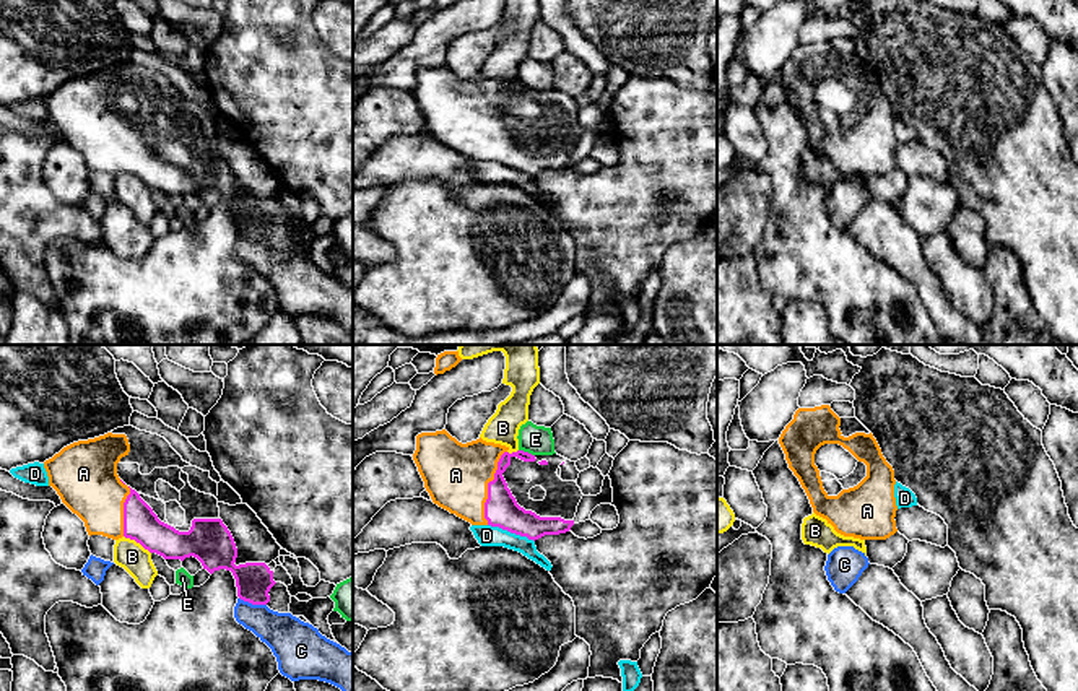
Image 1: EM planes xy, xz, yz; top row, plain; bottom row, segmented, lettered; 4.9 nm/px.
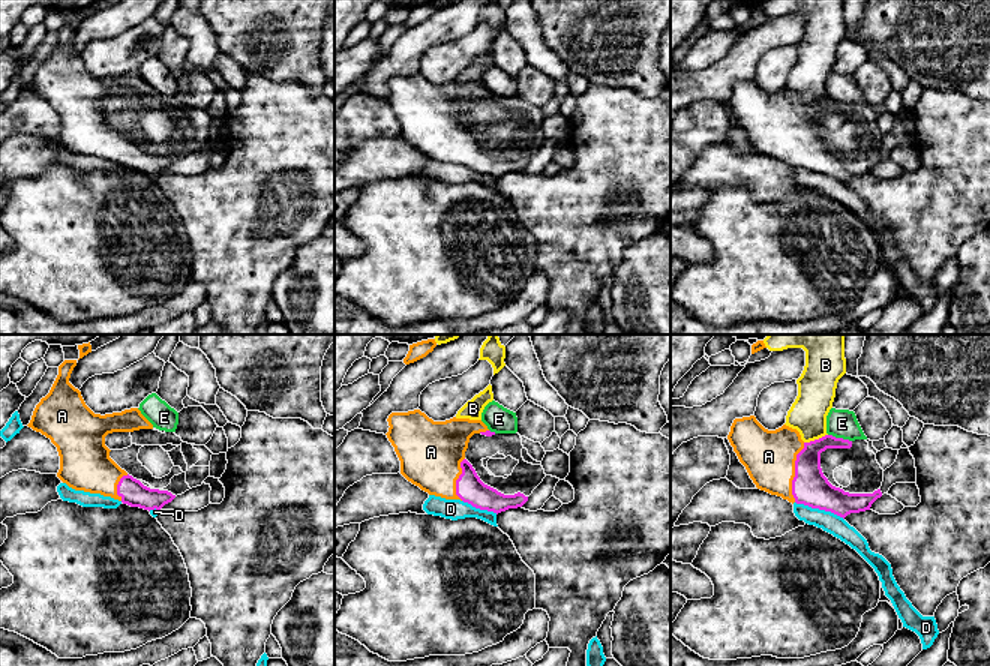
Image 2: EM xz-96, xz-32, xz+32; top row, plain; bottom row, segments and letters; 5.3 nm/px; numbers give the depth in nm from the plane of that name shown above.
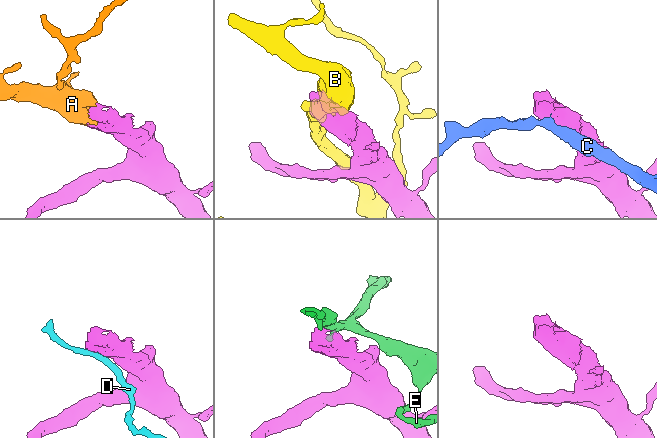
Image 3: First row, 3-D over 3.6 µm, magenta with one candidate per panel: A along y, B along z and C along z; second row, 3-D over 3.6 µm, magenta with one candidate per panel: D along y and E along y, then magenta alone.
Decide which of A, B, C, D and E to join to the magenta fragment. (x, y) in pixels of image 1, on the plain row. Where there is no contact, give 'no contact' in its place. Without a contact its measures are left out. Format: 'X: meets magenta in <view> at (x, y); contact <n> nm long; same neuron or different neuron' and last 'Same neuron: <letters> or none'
A: meets magenta in xz at (488, 124); contact 380 nm long; same neuron
B: meets magenta in xy at (137, 178); contact 160 nm long; different neuron
C: meets magenta in xy at (252, 239); contact 140 nm long; different neuron
D: meets magenta in xz at (511, 168); contact 240 nm long; different neuron
E: meets magenta in xz at (527, 88); contact 90 nm long; different neuron
Same neuron: A

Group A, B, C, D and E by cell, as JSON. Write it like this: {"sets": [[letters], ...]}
{"sets": [["A"], ["B"], ["C"], ["D"], ["E"]]}

